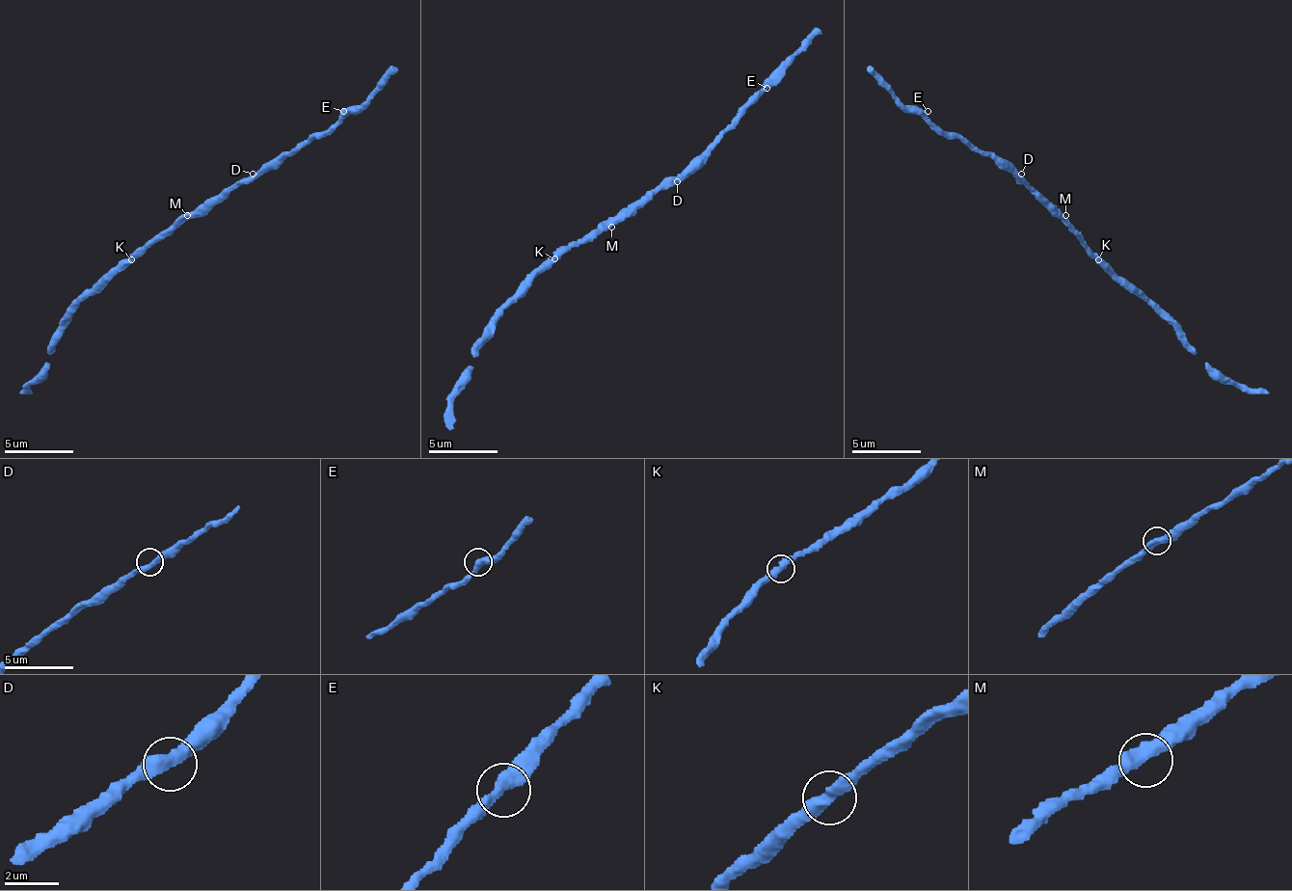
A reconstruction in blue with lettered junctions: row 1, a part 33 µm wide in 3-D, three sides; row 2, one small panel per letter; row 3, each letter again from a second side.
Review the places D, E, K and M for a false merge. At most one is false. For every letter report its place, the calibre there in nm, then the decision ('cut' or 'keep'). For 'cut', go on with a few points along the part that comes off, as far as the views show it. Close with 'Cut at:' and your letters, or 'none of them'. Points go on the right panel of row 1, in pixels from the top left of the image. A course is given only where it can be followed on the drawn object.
D: (1021, 174) | 440 nm | keep
E: (928, 111) | 440 nm | keep
K: (1098, 259) | 440 nm | keep
M: (1065, 215) | 440 nm | keep
Cut at: none of them

